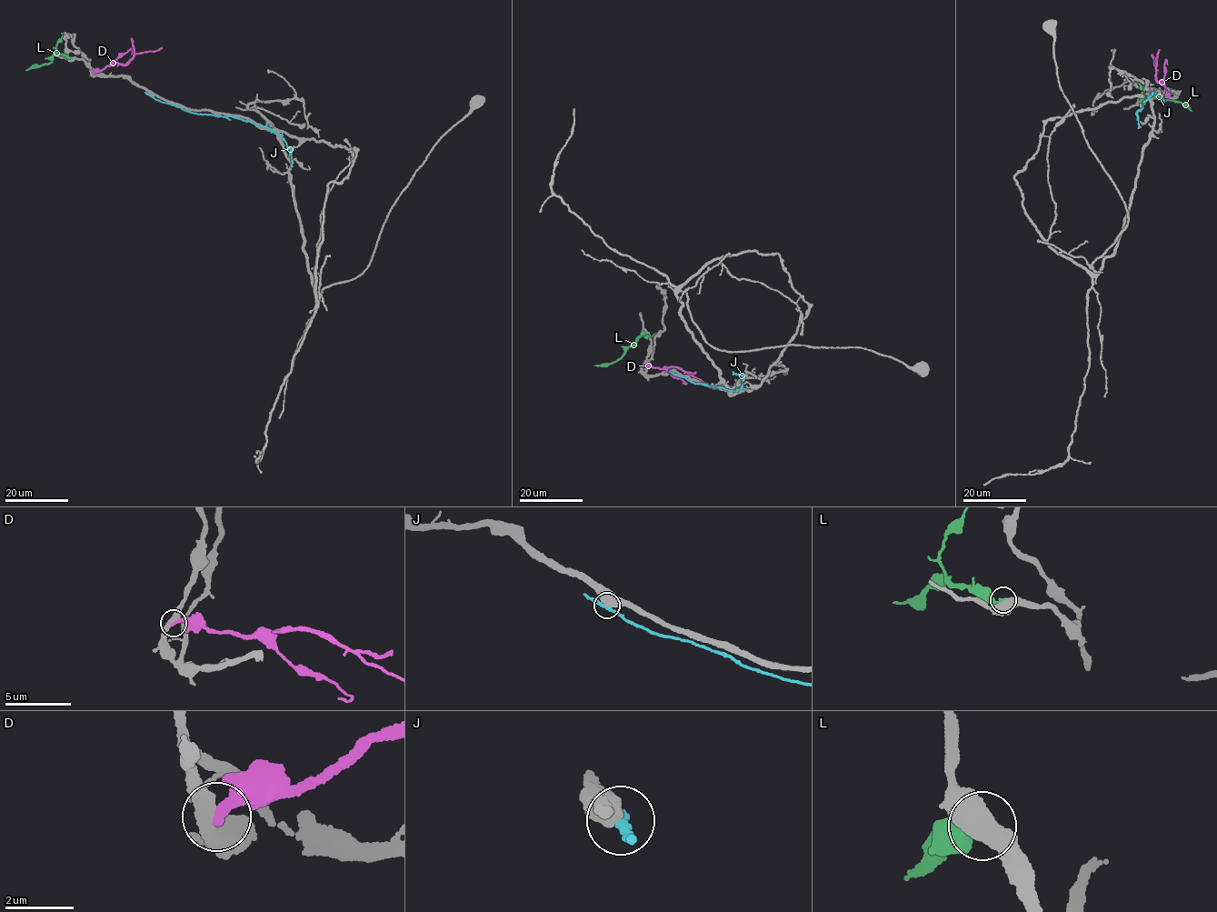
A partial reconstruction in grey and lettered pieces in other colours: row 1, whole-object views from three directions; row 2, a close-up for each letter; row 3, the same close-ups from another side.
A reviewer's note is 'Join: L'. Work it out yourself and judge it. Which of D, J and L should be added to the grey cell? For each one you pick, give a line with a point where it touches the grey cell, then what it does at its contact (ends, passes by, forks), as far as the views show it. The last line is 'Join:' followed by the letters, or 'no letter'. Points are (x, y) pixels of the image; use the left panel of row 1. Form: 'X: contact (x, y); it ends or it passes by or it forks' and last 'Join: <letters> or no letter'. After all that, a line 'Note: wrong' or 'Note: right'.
L: contact (71, 57); it ends
Join: L
Note: right

